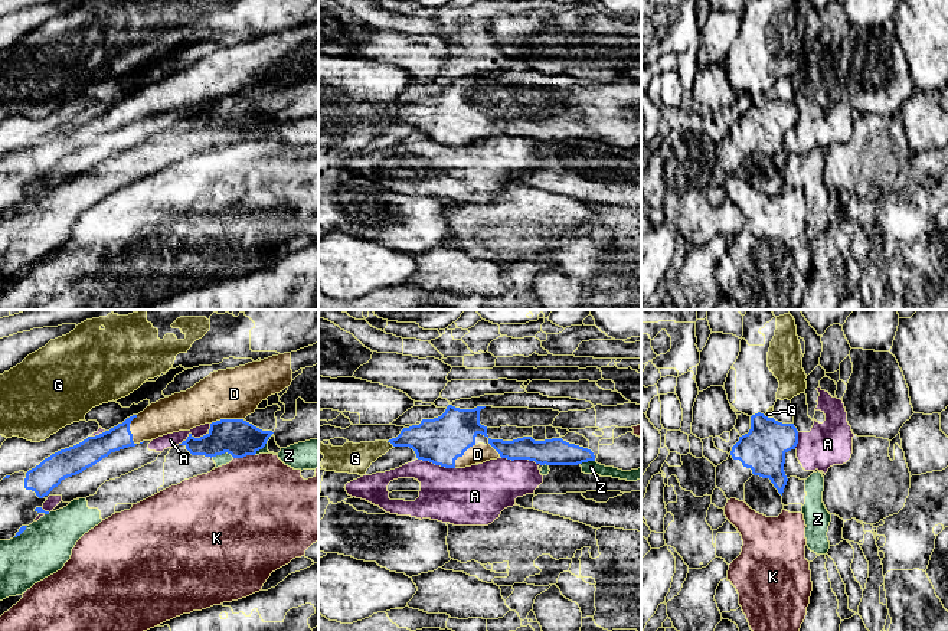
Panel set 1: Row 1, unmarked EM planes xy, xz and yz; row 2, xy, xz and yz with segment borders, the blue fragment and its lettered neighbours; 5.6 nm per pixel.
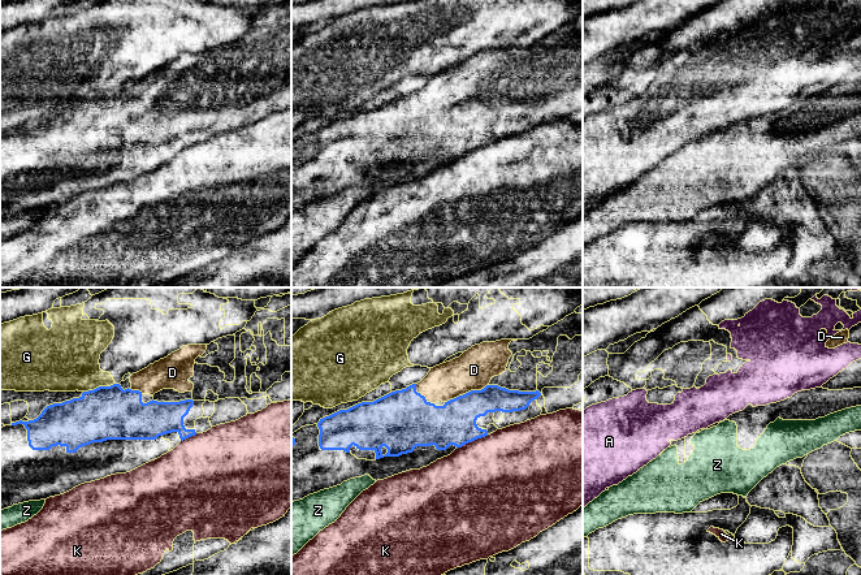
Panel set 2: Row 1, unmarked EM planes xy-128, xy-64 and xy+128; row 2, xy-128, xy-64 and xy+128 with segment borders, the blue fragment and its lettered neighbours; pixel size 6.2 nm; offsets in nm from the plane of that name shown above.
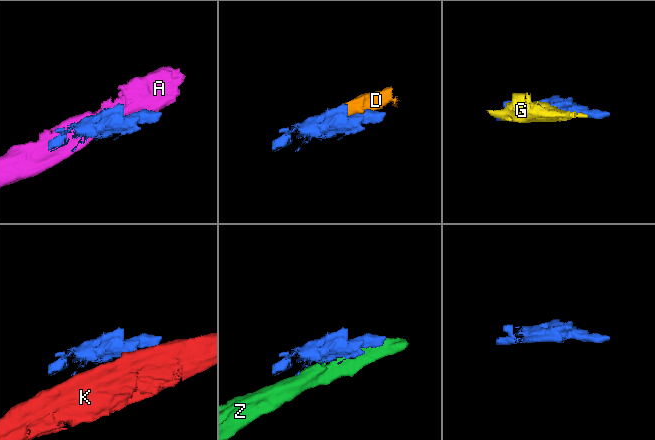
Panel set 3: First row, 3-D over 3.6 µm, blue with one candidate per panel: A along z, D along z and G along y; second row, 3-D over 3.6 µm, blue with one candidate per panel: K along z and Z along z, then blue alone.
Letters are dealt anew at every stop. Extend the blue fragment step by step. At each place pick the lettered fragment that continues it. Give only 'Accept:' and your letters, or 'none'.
Accept: D

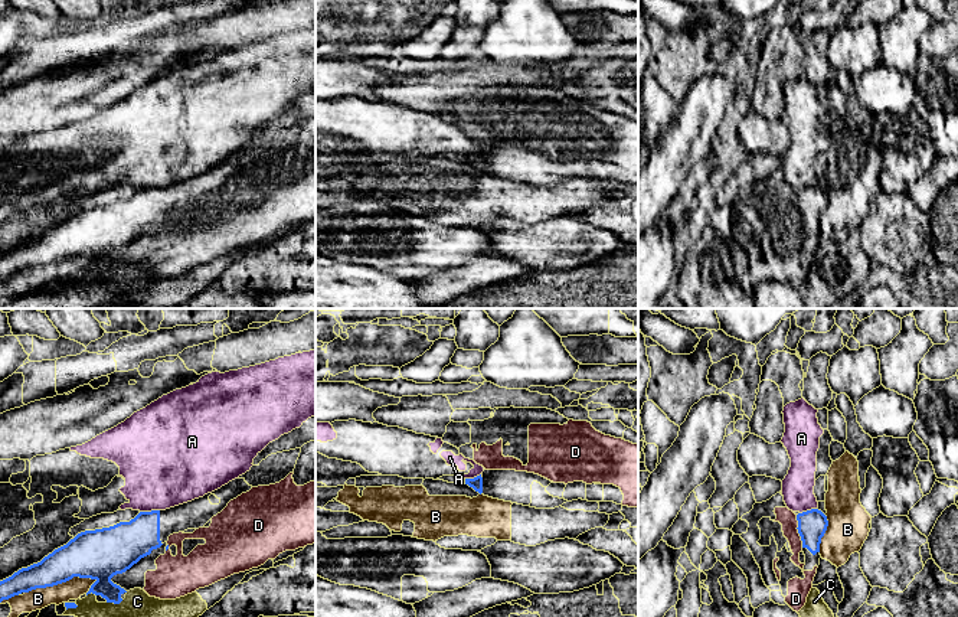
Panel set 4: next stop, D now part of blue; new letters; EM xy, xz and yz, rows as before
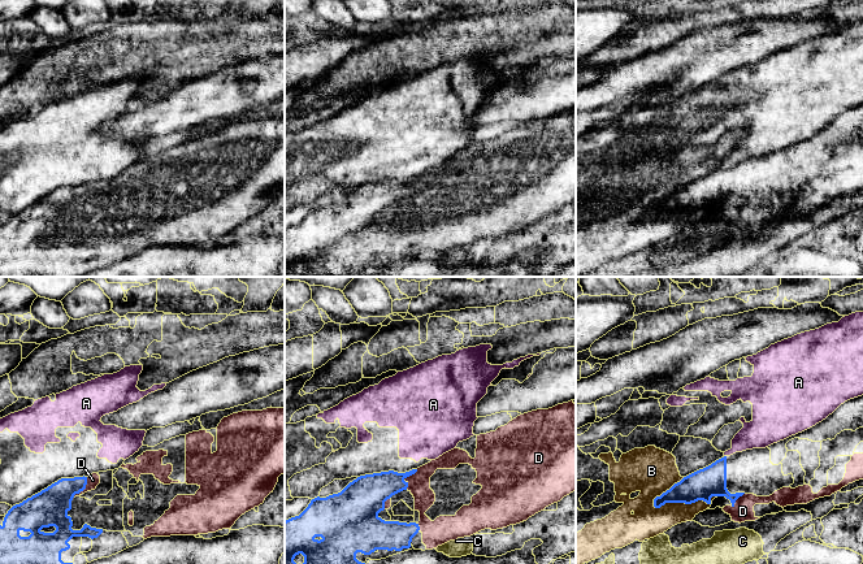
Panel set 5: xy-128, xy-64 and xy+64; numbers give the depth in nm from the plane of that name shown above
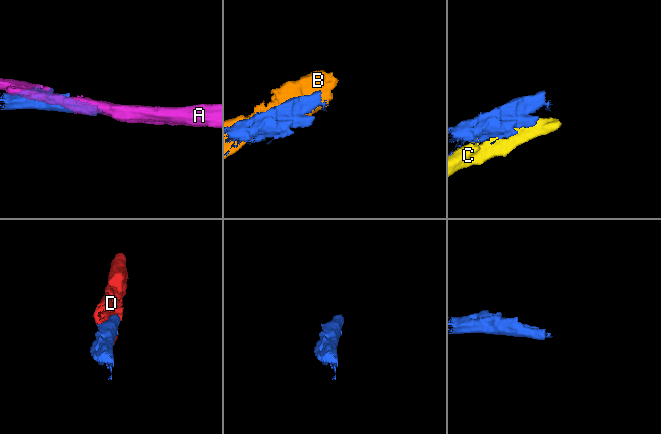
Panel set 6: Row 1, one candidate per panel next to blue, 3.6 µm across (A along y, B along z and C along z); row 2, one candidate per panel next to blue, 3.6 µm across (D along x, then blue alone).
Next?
Accept: D

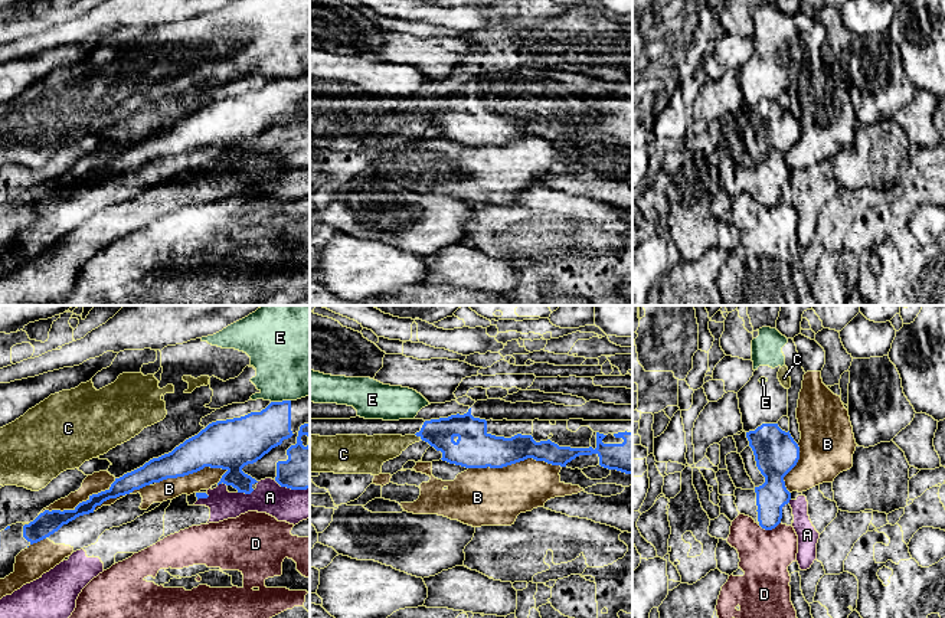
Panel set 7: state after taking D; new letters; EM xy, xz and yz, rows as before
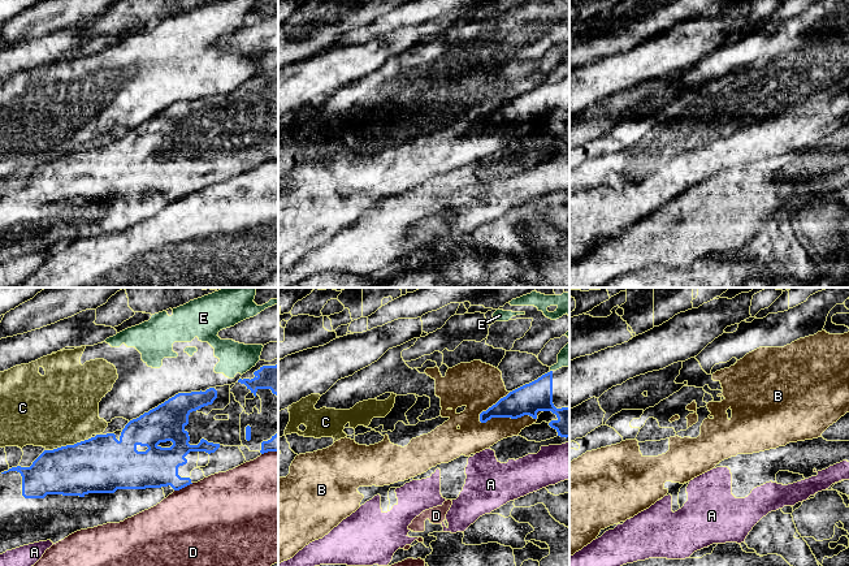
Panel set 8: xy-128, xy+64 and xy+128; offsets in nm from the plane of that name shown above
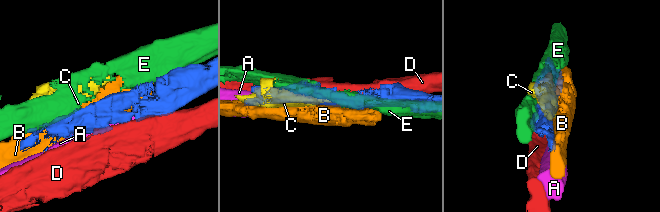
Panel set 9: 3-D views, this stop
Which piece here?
Accept: none

